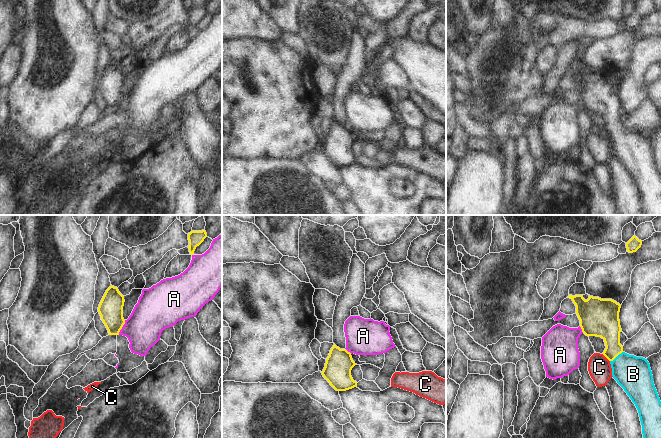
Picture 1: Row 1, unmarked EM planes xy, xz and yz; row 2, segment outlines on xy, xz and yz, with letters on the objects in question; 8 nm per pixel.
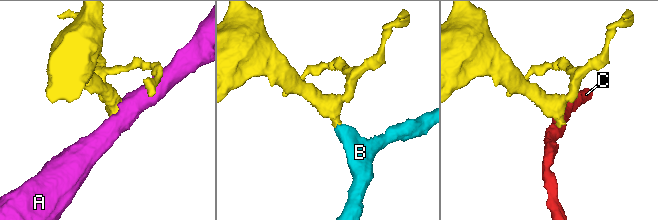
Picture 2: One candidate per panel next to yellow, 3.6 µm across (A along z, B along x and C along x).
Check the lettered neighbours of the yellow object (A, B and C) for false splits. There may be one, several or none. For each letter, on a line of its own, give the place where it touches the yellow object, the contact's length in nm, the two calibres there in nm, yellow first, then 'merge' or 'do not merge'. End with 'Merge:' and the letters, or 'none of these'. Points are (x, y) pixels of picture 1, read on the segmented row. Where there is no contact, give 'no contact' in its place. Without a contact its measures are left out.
A: contact xy (122, 326); length 130 nm; calibres 190 and 300 nm; do not merge
B: contact yz (616, 356); length 130 nm; calibres 200 and 280 nm; merge
C: contact yz (606, 357); length 90 nm; calibres 200 and 190 nm; do not merge
Merge: B

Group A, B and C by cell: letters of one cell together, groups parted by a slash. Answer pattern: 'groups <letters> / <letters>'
groups A / B / C

